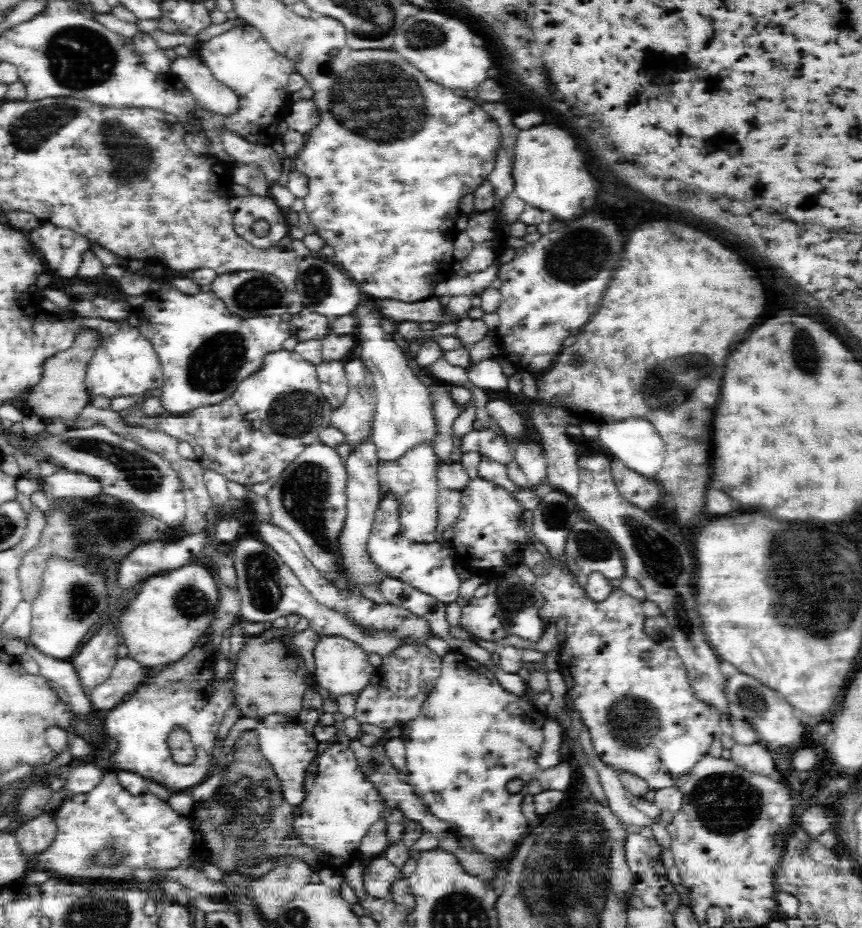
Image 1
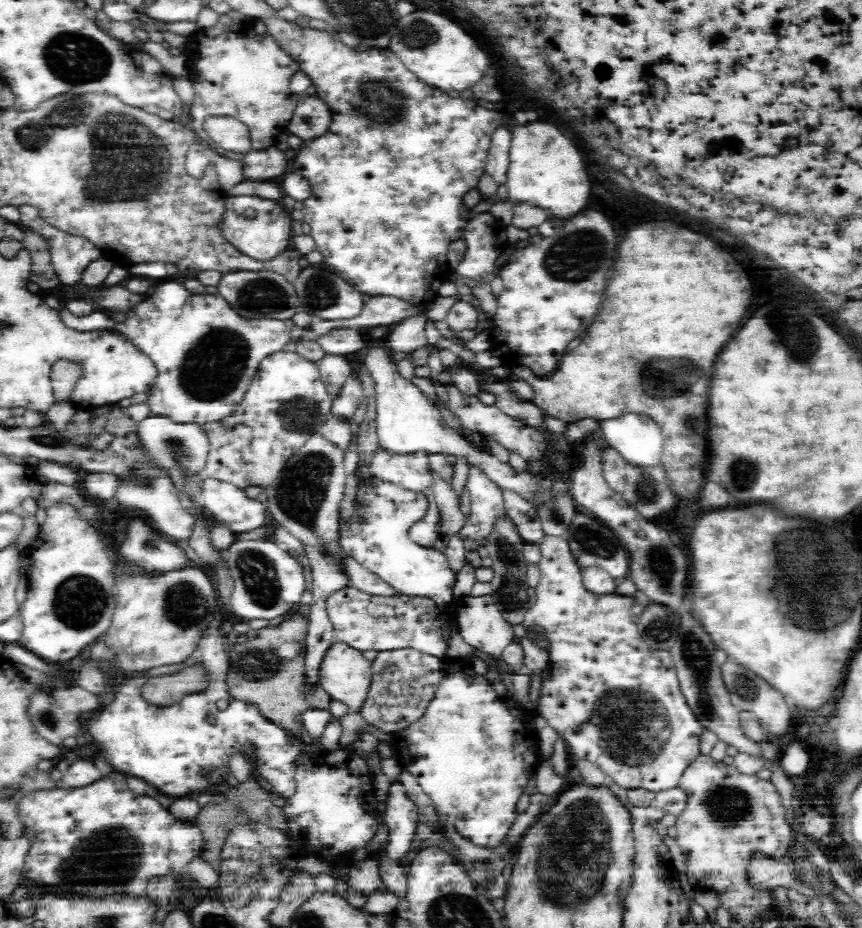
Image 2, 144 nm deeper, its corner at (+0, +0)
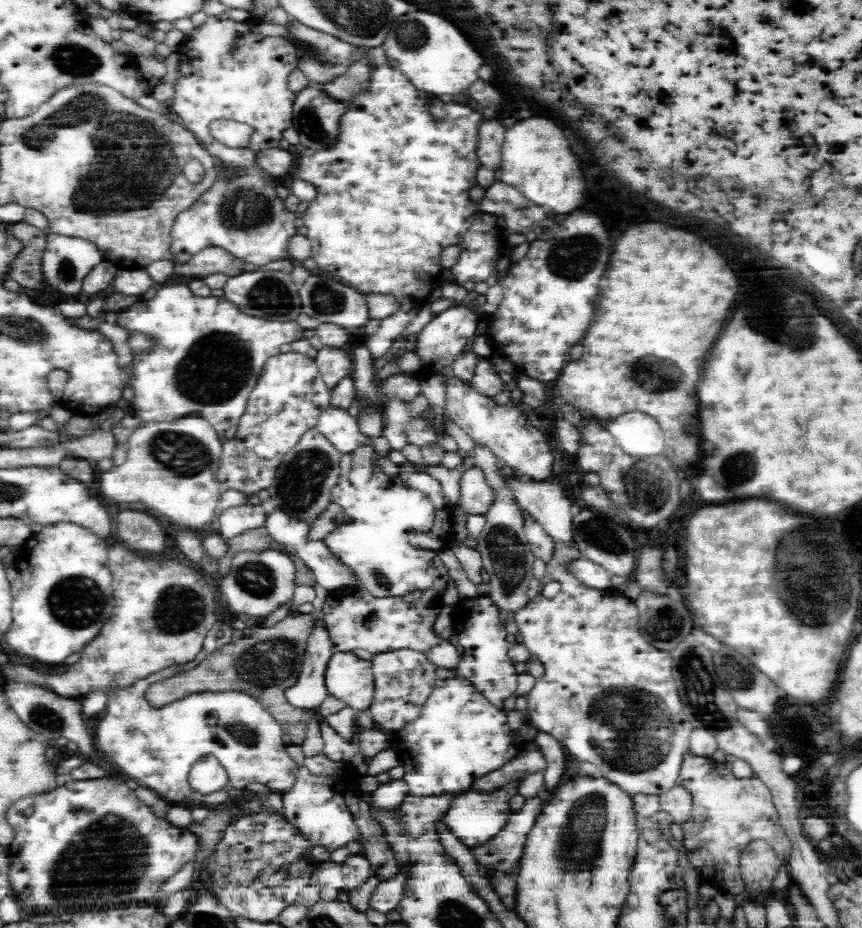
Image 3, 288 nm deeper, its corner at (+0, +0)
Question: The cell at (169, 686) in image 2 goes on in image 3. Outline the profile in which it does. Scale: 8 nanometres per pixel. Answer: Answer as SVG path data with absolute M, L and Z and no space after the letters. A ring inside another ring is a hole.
M292 612L282 622L270 628L258 624L250 628L244 638L232 644L226 644L222 650L208 656L206 662L198 664L198 668L190 672L180 672L172 678L160 680L158 684L150 686L150 690L146 690L146 698L152 708L164 708L166 704L176 704L184 696L192 696L196 692L202 692L202 694L210 690L246 692L260 702L260 706L278 722L278 726L282 726L282 742L286 744L286 748L292 744L302 746L314 716L306 710L290 708L284 702L284 694L288 688L298 684L298 676L306 656L306 642L314 626L316 626L316 616L300 614L300 612Z

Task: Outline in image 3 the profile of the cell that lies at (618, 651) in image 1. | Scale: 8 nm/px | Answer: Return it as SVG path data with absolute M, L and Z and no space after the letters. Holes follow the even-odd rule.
M556 542L554 544L554 558L546 564L548 566L548 572L546 572L546 578L540 580L542 588L548 584L548 582L558 582L560 584L560 592L554 596L554 598L544 598L542 594L536 596L532 602L528 602L522 610L514 612L514 622L518 626L518 640L530 650L532 656L536 656L536 660L540 660L544 664L544 676L536 680L536 686L526 694L526 702L528 702L528 718L530 718L530 726L536 728L540 734L548 734L552 738L556 738L560 742L560 746L570 752L572 756L576 756L580 762L590 762L592 766L598 768L598 776L604 776L608 778L612 784L618 784L626 794L630 794L632 798L638 796L638 794L644 794L644 796L660 796L668 790L672 790L676 784L678 784L678 776L680 776L680 768L682 768L682 756L686 756L688 748L690 748L690 732L694 730L686 716L684 716L684 710L682 710L682 702L680 702L680 696L678 696L678 688L676 688L676 680L674 680L674 674L672 674L672 654L670 652L660 652L658 648L654 648L648 640L642 638L640 634L640 614L638 614L638 608L636 604L622 596L620 592L608 588L608 590L598 590L598 588L590 588L590 586L584 586L582 580L574 578L568 570L570 566L570 560L576 560L580 558L582 552L578 548L570 548L568 544L562 544L562 542Z

